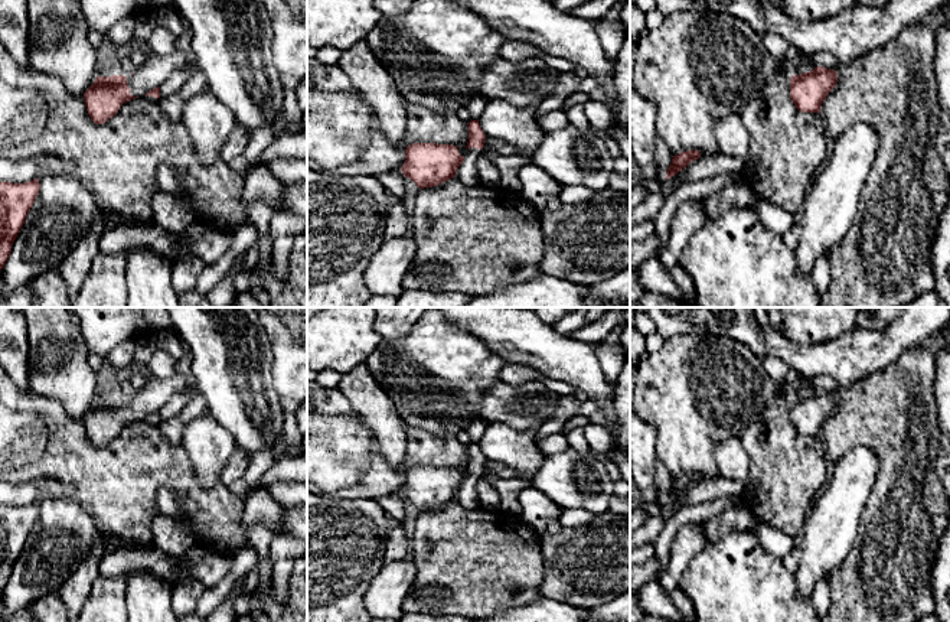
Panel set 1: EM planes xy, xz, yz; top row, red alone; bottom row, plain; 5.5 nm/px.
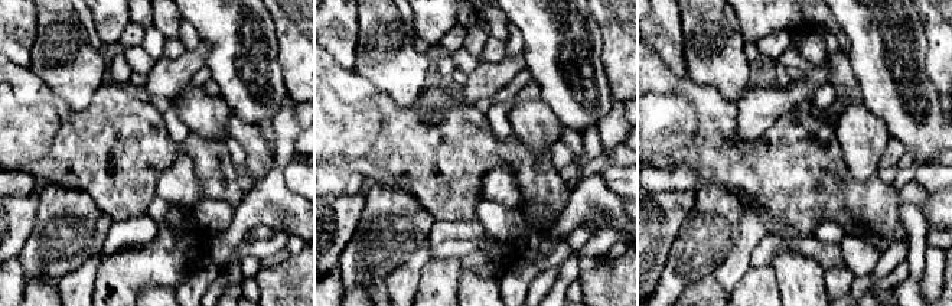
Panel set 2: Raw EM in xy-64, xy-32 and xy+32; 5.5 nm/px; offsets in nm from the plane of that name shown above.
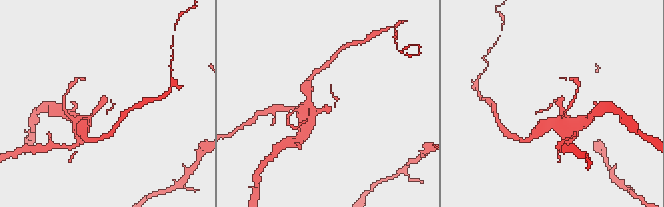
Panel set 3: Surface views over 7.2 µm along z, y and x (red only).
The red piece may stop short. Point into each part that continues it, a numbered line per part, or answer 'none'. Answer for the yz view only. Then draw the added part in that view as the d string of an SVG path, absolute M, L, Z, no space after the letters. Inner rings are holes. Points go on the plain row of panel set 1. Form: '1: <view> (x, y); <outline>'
none

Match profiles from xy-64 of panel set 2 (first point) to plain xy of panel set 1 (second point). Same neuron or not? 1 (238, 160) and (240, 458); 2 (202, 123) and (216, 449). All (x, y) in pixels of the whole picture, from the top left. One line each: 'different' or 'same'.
1: same
2: same

